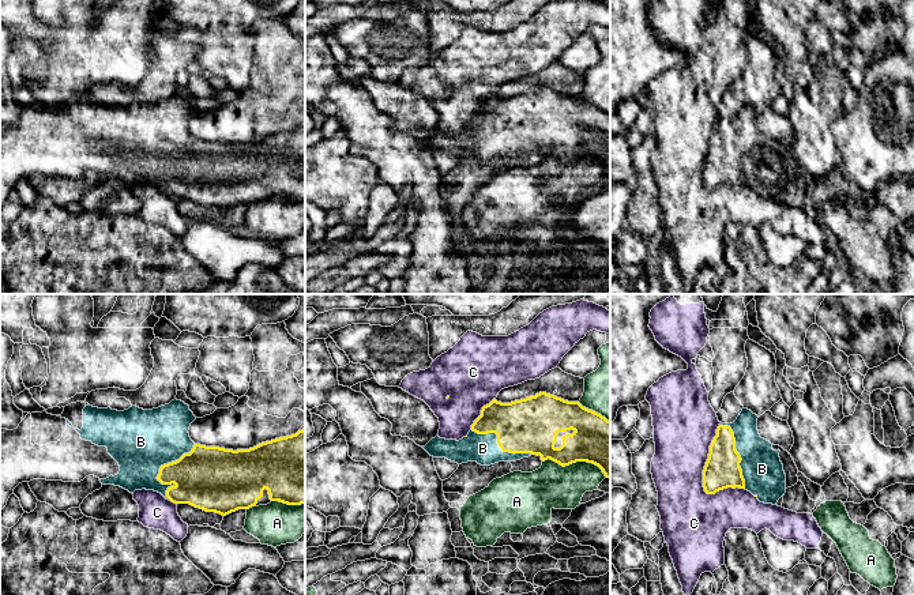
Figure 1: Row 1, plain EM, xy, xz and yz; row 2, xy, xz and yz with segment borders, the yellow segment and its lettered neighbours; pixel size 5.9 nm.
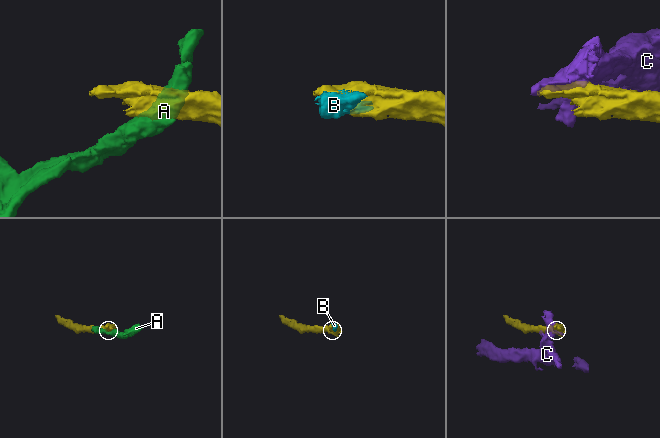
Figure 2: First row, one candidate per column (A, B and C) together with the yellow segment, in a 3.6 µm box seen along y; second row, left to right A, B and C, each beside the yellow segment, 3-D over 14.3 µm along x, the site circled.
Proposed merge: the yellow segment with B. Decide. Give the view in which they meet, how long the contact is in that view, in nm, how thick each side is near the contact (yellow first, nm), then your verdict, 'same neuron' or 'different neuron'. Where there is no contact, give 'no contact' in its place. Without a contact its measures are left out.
xy | 360 nm | 320/380 nm | same neuron

